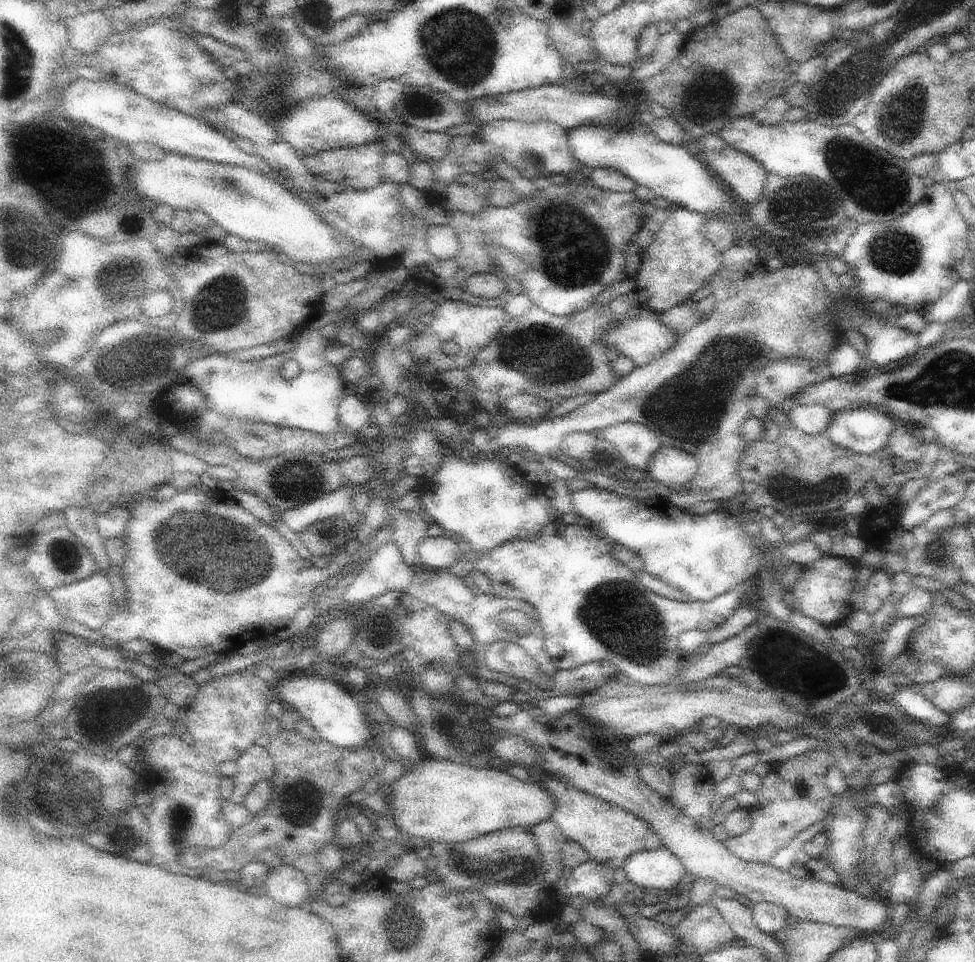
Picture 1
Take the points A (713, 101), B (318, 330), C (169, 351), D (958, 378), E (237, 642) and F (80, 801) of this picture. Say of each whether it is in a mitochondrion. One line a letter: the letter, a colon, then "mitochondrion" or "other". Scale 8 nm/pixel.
A: mitochondrion
B: other
C: mitochondrion
D: mitochondrion
E: other
F: mitochondrion

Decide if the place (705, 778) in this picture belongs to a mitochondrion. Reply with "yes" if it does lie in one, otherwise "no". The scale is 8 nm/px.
no

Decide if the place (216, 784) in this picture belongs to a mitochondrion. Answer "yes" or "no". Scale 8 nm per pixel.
no

